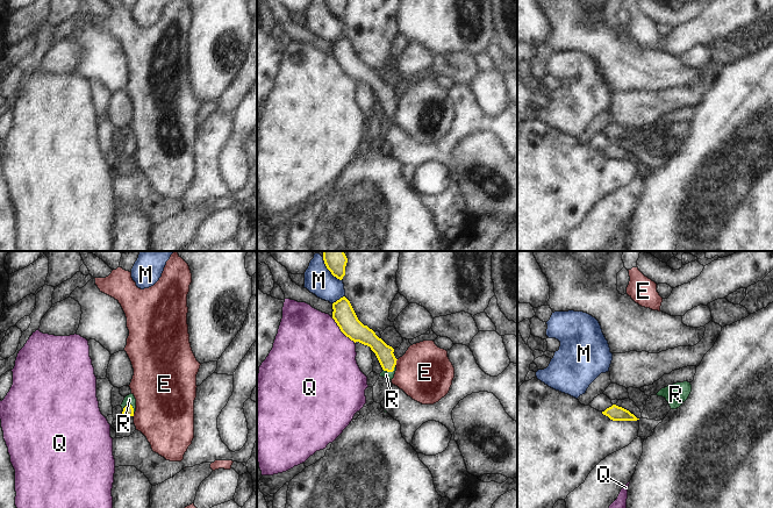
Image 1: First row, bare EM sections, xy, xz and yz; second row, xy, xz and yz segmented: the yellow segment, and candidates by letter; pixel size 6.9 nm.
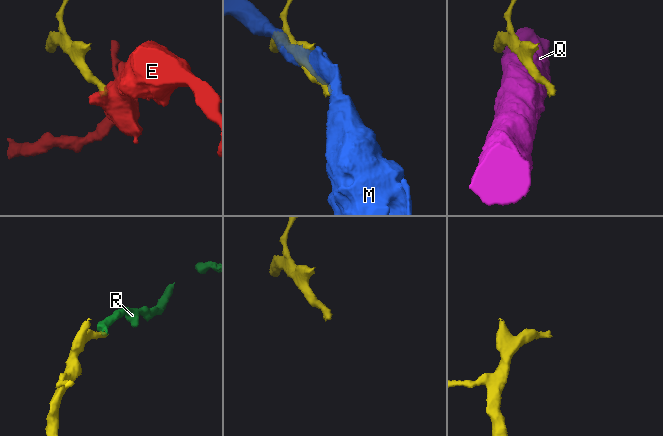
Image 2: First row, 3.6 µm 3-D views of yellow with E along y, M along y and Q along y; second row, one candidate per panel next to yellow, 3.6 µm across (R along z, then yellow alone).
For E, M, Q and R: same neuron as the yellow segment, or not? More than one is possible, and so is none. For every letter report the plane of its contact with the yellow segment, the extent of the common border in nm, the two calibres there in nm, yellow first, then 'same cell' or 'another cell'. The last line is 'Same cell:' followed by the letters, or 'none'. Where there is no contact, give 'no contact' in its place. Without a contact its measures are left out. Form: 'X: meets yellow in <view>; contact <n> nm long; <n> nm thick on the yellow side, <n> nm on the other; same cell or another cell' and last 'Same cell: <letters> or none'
E: meets yellow in xz; contact 50 nm long; 120 nm thick on the yellow side, 380 nm on the other; another cell
M: meets yellow in xz; contact 190 nm long; 110 nm thick on the yellow side, 200 nm on the other; another cell
Q: meets yellow in xz; contact 240 nm long; 150 nm thick on the yellow side, 500 nm on the other; another cell
R: meets yellow in xy; contact 90 nm long; 80 nm thick on the yellow side, 70 nm on the other; same cell
Same cell: R

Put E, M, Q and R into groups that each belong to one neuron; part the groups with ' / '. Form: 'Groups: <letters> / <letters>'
Groups: E / M / Q / R.

